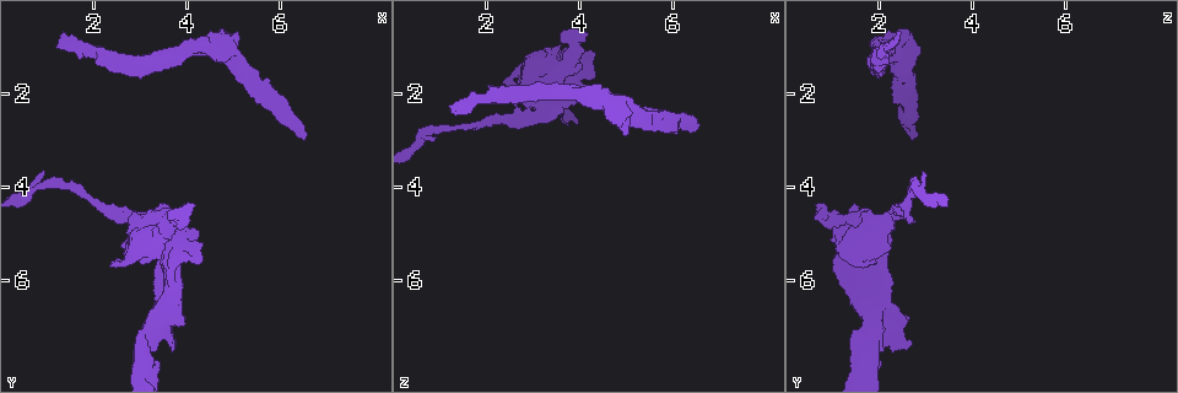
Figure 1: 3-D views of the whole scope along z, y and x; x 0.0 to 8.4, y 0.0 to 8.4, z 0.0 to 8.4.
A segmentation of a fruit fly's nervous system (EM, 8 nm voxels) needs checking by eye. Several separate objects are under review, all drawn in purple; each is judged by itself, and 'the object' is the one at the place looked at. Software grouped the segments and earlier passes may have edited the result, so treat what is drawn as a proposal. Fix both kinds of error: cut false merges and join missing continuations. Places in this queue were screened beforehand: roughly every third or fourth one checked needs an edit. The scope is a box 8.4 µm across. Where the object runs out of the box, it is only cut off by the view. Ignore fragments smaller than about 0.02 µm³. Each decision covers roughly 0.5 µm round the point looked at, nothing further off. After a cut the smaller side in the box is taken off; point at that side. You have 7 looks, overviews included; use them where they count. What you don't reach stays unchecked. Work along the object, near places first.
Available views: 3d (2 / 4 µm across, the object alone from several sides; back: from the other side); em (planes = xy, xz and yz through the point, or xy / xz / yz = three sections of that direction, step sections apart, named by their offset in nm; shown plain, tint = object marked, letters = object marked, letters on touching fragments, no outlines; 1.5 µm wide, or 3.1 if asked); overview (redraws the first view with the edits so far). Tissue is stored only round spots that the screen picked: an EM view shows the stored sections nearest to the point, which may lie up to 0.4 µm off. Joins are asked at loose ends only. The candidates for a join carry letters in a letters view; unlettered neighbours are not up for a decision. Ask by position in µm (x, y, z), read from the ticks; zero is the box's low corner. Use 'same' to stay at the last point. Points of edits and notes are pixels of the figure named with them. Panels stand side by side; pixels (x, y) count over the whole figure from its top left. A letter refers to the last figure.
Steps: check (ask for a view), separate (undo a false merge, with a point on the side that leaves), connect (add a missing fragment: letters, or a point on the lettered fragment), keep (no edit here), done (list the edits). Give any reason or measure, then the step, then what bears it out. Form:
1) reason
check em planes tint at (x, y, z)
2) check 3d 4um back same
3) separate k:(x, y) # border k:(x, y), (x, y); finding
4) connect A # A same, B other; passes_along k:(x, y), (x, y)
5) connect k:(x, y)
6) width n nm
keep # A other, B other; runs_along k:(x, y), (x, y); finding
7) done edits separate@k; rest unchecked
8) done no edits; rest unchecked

free end
check 3d 4um at (1.35, 0.65, 2.45)

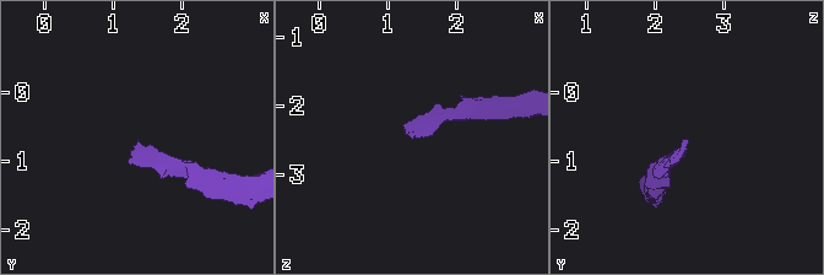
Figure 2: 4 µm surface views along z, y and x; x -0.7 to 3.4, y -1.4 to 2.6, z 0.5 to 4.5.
check em planes letters at (1.35, 0.65, 2.45)

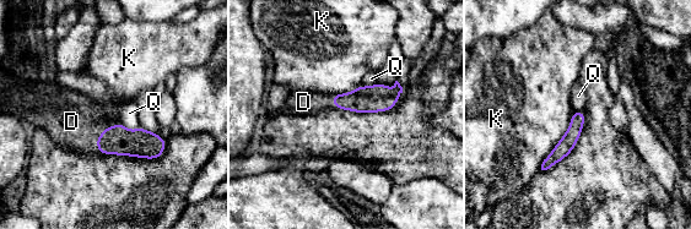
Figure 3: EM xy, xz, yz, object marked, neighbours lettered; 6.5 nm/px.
connect D # D same, K other, Q other; the cell continues

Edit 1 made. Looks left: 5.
branch stops here
check 3d 4um at (4.95, 0.95, 2.85)

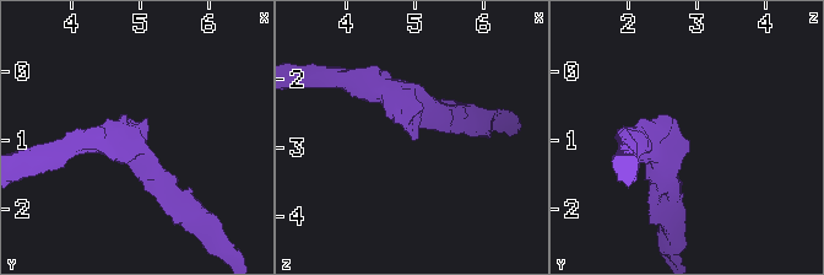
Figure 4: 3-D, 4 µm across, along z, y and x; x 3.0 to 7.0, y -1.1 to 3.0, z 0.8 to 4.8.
shape alone is not enough
check em planes letters at (4.90, 0.95, 2.85)

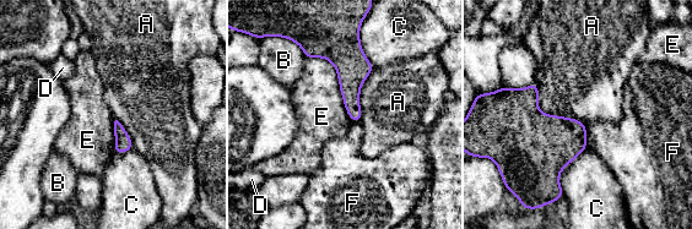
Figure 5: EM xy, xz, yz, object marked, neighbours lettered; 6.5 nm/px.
keep # A other, B other, C other, D other, E other, F other; border 5:(306, 58), (333, 65), (352, 121); none of them fits

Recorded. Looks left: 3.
an open end
check em xy step 8 letters at (6.55, 2.90, 2.65)

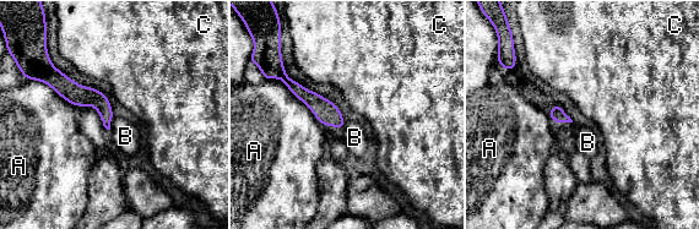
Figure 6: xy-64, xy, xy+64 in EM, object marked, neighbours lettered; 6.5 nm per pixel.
cut it another way
check em planes letters same

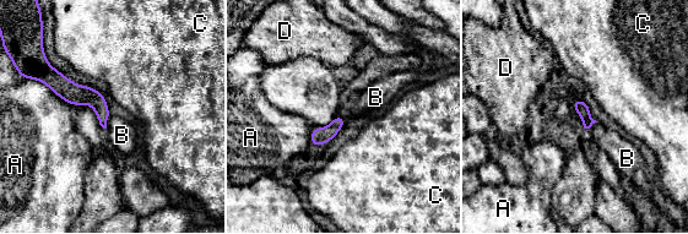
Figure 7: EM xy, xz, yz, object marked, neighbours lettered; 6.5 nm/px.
keep # A other, B other, C other, D other; runs_along 7:(49, 74), (86, 94), (103, 123); no lettered fragment goes on from it

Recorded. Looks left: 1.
done edits connect@3; rest unchecked

